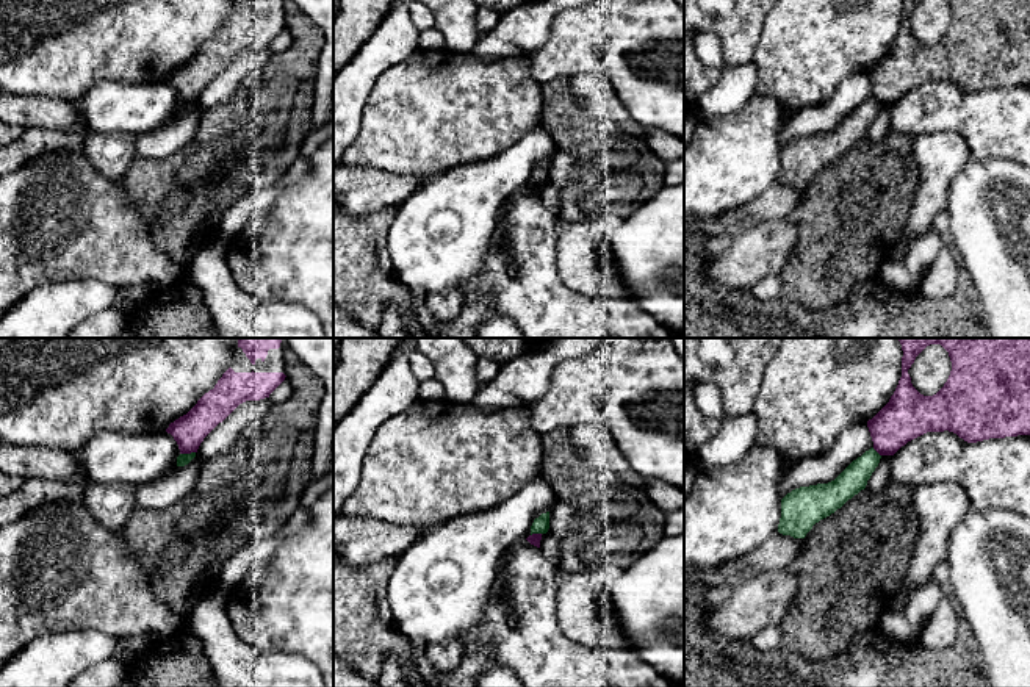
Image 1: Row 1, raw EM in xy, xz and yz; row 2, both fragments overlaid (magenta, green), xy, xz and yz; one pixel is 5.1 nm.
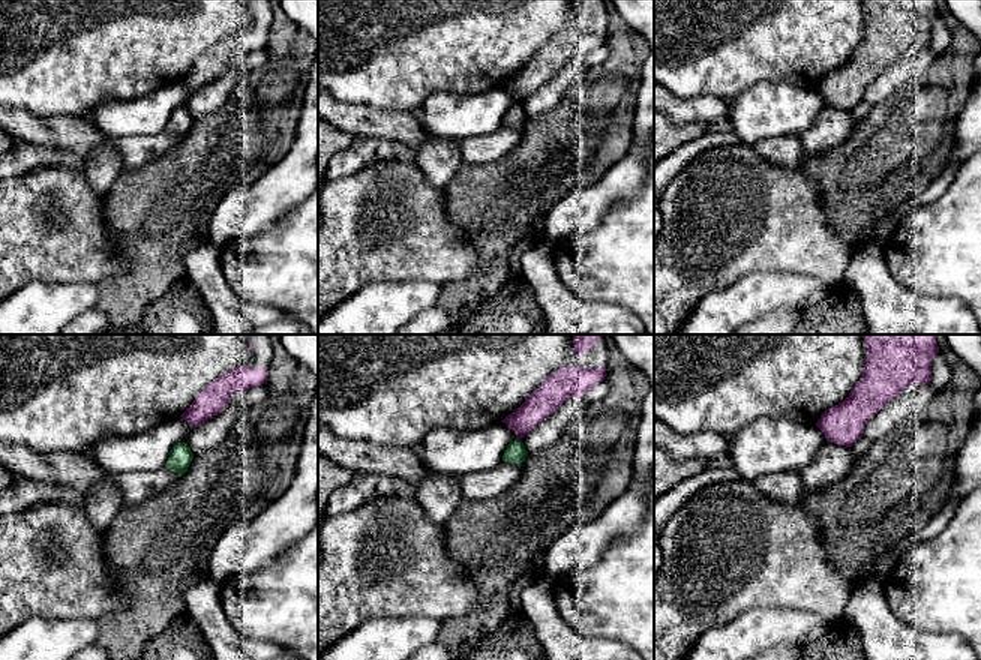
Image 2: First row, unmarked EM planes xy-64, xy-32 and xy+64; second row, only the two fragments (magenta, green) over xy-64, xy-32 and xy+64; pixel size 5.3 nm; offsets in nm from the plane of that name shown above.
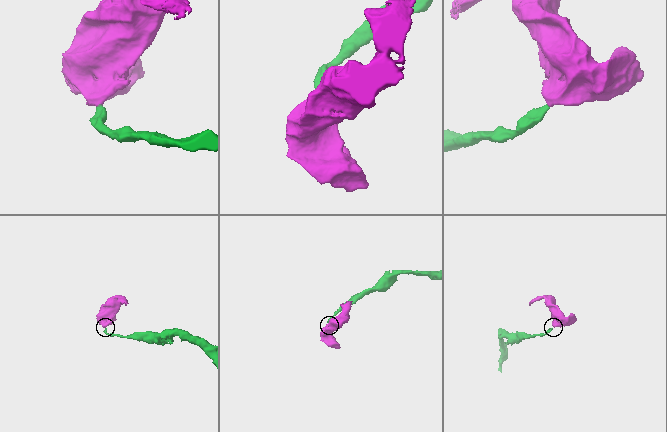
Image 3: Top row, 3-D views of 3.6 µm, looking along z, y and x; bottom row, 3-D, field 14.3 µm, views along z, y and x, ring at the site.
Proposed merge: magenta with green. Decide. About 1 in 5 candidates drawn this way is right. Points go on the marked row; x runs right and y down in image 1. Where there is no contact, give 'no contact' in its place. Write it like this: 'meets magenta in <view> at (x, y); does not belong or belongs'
meets magenta in xy at (187, 453); does not belong

